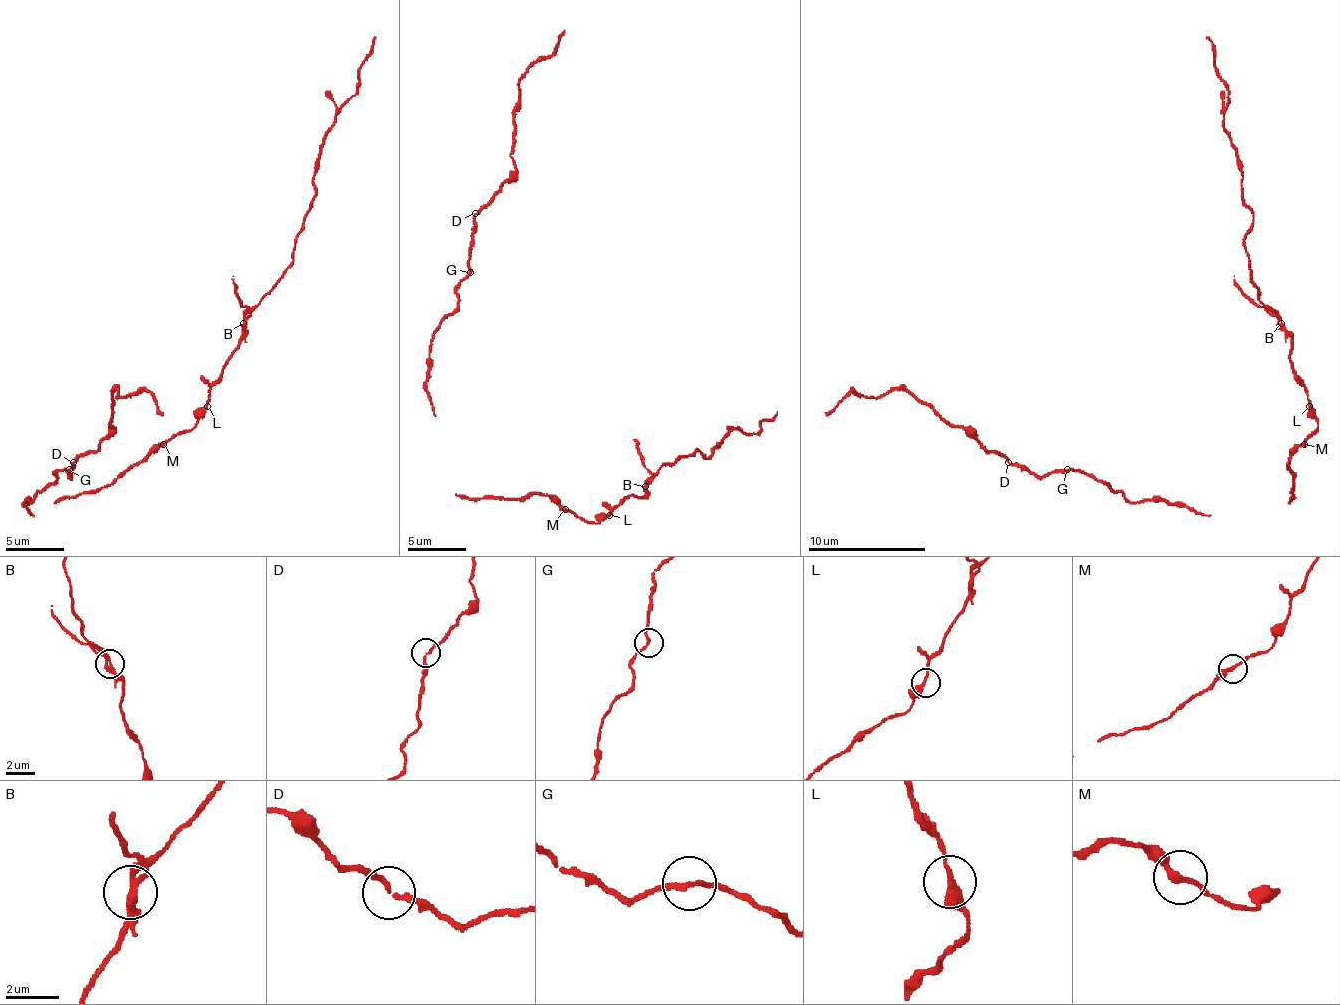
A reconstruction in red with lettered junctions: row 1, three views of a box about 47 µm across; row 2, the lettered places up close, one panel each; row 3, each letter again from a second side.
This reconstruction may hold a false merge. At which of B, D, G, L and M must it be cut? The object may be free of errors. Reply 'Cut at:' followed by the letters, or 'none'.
Cut at: B

